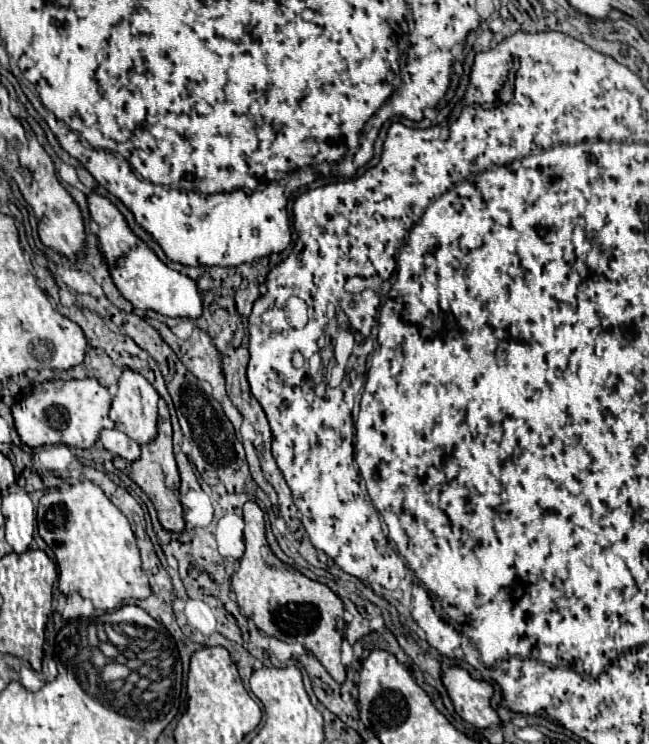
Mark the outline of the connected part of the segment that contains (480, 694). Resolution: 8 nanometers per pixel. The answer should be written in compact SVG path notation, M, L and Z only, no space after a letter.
M449 666L441 670L441 682L455 706L455 712L473 724L475 728L499 726L501 720L491 708L489 700L493 688L485 680L473 680L461 666Z

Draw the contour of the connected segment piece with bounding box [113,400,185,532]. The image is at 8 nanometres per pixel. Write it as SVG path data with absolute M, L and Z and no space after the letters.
M159 400L157 424L159 424L159 432L157 432L155 440L151 440L151 444L141 444L139 460L129 462L129 460L123 460L121 456L113 456L113 464L117 470L125 472L151 498L161 526L169 532L181 532L185 526L185 520L183 520L183 508L181 508L181 500L179 500L179 472L177 472L177 464L173 458L173 446L171 446L169 410L163 400Z

